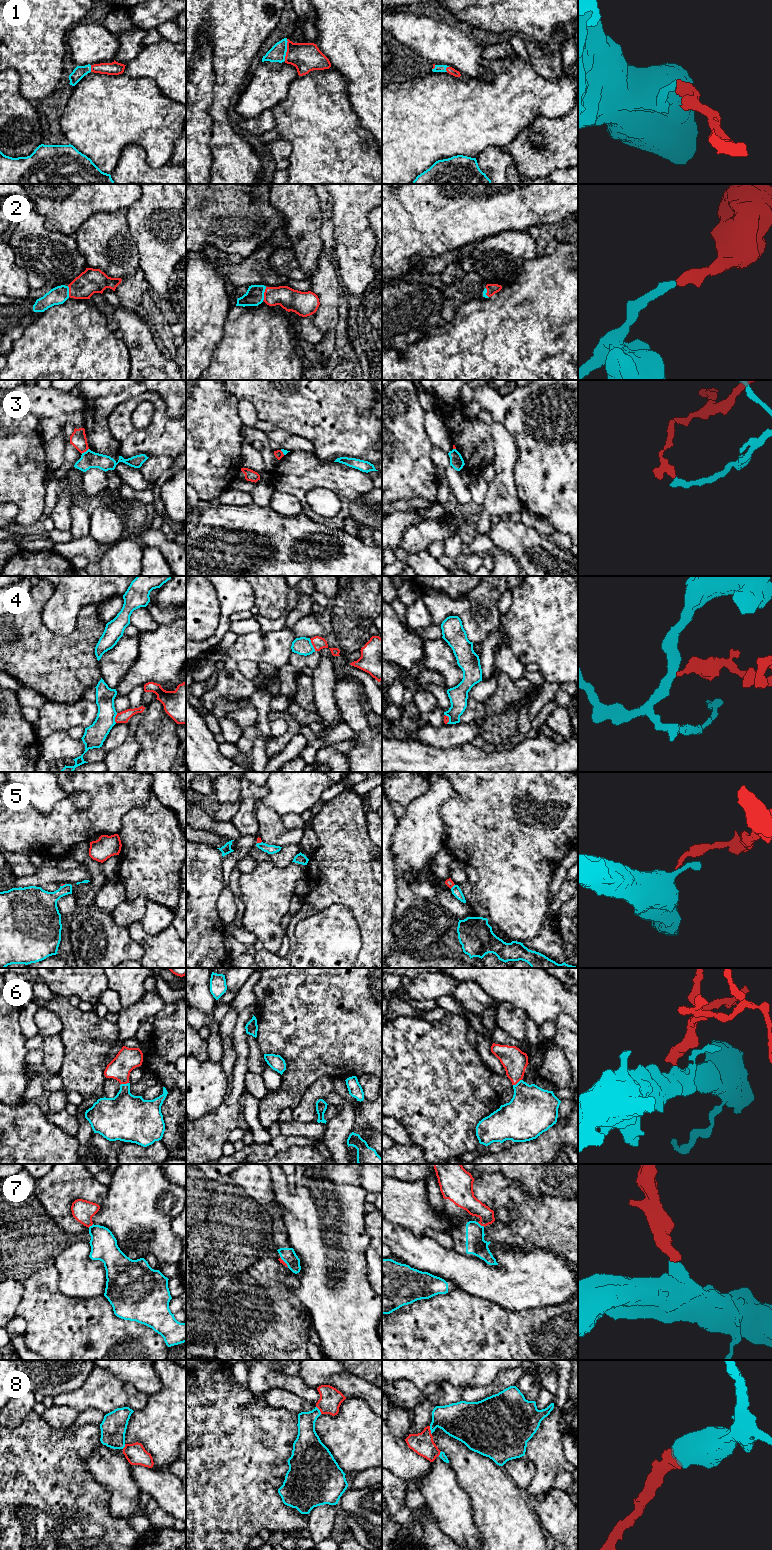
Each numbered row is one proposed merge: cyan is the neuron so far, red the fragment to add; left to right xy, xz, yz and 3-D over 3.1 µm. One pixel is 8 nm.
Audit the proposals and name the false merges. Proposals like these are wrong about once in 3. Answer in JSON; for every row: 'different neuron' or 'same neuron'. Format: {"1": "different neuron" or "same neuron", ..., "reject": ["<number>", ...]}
{"1": "same neuron", "2": "same neuron", "3": "different neuron", "4": "different neuron", "5": "same neuron", "6": "same neuron", "7": "same neuron", "8": "same neuron", "reject": ["3", "4"]}

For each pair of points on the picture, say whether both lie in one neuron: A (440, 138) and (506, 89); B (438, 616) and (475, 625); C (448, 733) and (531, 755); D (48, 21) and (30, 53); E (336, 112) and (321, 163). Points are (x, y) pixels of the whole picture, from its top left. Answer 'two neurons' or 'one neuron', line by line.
A: one neuron
B: one neuron
C: two neurons
D: one neuron
E: one neuron

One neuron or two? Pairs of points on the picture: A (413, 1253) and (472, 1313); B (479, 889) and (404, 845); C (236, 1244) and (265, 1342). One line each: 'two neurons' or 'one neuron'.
A: two neurons
B: two neurons
C: one neuron

